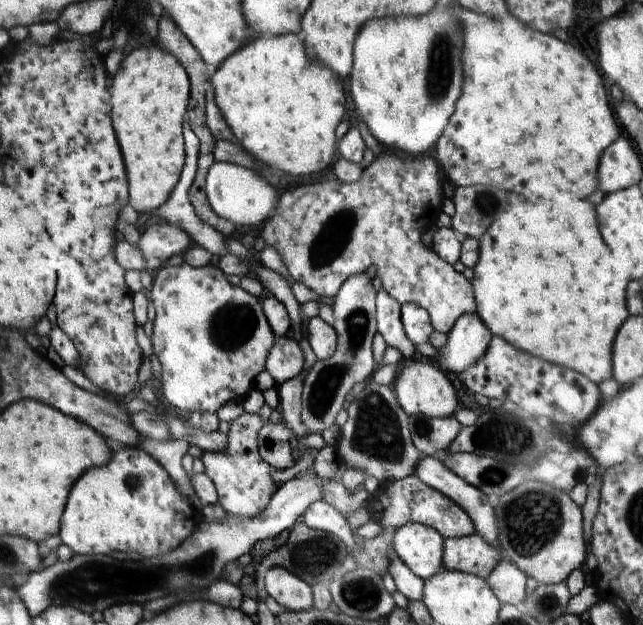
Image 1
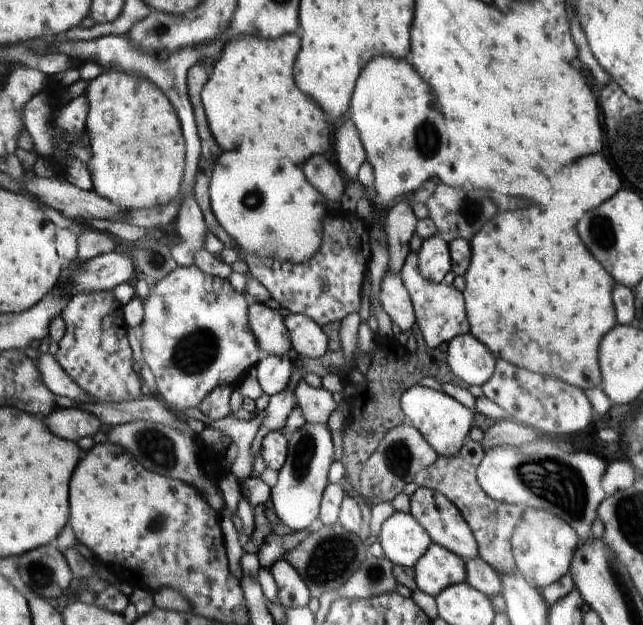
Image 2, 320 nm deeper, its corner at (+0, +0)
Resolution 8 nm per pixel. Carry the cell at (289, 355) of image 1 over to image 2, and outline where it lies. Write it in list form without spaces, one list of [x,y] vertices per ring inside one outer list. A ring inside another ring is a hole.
[[[267,354],[255,369],[261,389],[269,397],[294,384],[293,366],[288,355]]]

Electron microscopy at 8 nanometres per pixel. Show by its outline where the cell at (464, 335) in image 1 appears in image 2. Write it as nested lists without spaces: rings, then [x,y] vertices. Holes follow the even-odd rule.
[[[470,332],[452,339],[447,354],[451,371],[469,386],[482,386],[494,374],[495,356]]]

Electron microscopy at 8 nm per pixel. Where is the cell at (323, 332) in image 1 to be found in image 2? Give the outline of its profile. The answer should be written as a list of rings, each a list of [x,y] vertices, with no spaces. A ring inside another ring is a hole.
[[[289,313],[284,318],[294,350],[311,359],[320,358],[329,350],[329,340],[314,320],[306,315]]]

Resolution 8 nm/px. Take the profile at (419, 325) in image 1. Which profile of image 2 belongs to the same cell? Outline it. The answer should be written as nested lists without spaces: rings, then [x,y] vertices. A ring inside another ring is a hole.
[[[386,271],[380,282],[378,300],[384,312],[402,331],[410,329],[416,323],[416,312],[412,298],[399,273]]]

